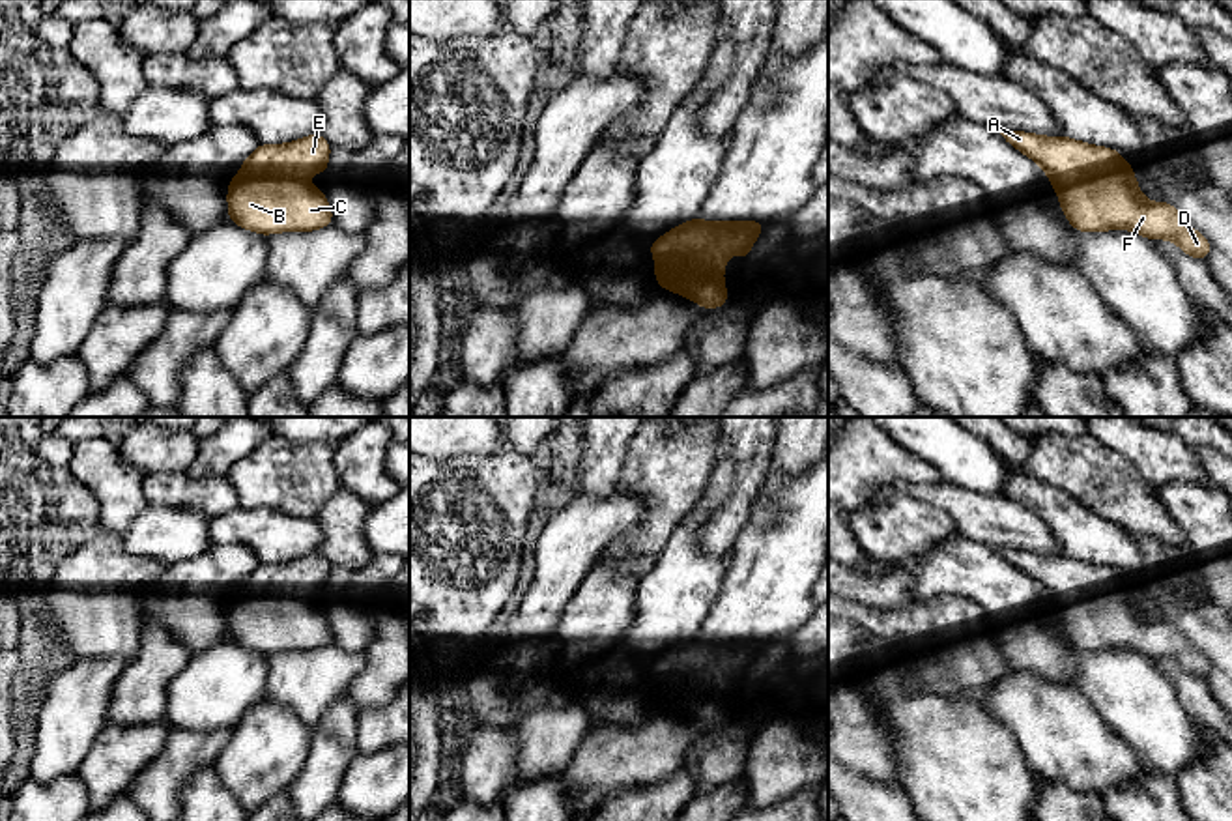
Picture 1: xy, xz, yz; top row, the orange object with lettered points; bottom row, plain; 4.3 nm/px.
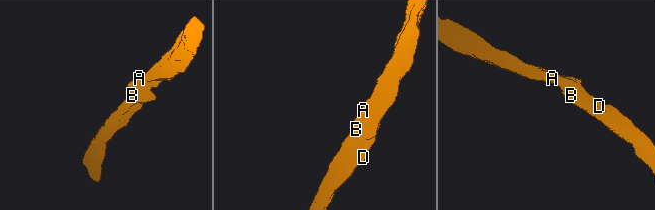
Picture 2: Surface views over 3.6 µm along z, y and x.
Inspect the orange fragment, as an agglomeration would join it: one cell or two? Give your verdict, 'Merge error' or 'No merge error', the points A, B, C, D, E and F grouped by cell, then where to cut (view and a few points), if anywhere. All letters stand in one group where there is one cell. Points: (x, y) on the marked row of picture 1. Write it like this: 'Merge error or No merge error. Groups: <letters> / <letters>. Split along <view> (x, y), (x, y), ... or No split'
No merge error. Groups: A B C D E F. No split

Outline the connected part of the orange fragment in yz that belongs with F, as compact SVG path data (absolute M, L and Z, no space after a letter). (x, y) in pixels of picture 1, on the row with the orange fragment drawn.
M998 133L1047 172L1062 211L1077 232L1120 228L1152 241L1172 239L1198 260L1206 260L1211 252L1210 241L1172 204L1144 198L1133 165L1125 163L1120 151L1064 135Z

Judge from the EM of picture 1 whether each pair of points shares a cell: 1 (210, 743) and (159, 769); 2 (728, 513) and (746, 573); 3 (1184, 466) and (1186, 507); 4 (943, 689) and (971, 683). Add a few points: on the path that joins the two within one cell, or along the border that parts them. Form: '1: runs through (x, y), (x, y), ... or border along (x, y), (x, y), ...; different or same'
1: runs through (197, 750), (186, 752), (172, 765); same
2: border along (748, 515), (730, 550); different
3: border along (1152, 485), (1193, 481), (1212, 489); different
4: runs through (950, 683), (963, 683); same

